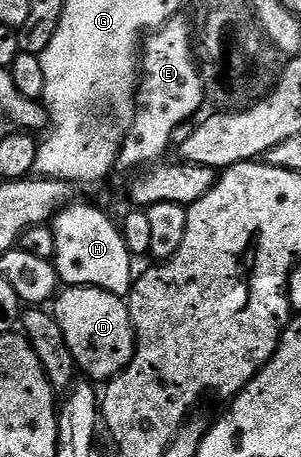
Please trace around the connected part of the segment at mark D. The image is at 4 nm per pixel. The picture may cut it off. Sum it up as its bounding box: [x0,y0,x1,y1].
[52,287,136,381]

